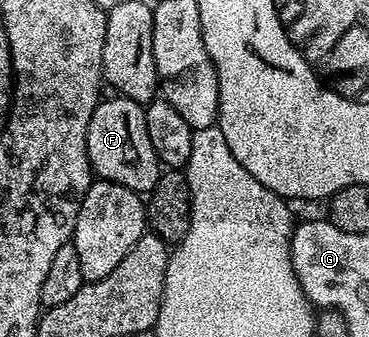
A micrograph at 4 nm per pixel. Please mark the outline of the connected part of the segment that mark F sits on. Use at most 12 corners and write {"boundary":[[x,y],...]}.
{"boundary":[[118,94],[89,118],[98,179],[150,194],[161,175],[144,105]]}

